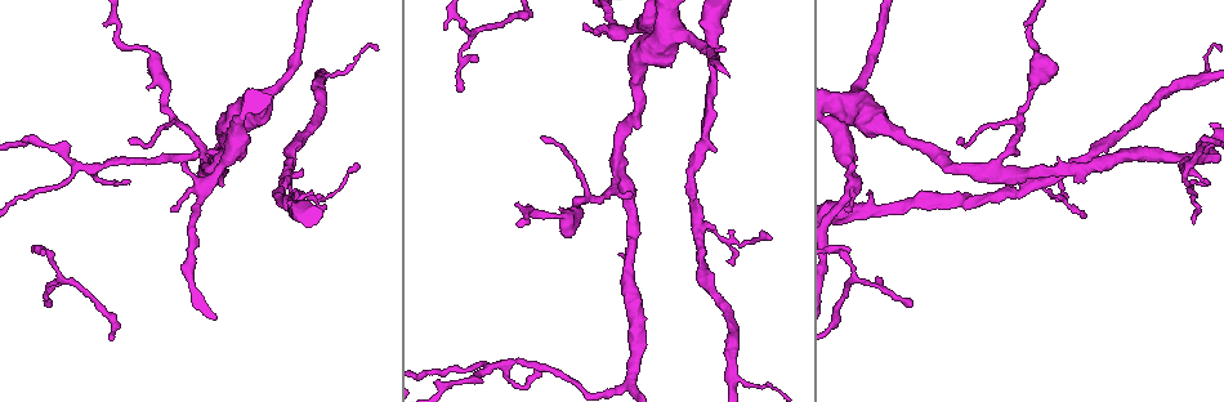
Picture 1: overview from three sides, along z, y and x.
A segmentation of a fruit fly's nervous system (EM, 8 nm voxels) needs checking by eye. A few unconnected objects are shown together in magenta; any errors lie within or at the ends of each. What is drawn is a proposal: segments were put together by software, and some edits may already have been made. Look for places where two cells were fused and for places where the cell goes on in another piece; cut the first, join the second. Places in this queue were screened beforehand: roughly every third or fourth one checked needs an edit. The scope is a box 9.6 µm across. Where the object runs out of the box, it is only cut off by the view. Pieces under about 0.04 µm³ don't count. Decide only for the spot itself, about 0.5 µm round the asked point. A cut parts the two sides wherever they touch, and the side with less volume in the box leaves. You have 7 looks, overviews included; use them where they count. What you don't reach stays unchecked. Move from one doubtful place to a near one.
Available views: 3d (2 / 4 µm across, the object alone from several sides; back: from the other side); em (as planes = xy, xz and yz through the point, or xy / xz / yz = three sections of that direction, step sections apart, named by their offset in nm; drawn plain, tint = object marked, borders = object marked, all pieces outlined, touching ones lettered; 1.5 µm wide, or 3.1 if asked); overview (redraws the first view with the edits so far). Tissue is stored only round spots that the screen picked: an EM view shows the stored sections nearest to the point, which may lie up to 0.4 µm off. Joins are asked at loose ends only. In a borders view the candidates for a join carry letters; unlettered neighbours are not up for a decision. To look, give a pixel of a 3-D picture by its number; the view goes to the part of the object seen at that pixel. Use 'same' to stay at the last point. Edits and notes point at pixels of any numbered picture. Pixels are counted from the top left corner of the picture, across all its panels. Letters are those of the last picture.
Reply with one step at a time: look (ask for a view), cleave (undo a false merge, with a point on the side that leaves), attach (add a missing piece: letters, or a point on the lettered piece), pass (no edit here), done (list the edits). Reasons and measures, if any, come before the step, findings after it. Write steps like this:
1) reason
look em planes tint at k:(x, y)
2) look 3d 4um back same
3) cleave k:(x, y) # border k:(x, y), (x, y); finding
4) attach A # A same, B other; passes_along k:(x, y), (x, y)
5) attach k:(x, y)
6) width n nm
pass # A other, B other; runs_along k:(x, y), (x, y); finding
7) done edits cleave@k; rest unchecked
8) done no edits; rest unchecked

tapers out
look 3d 4um at 1:(1085, 217)

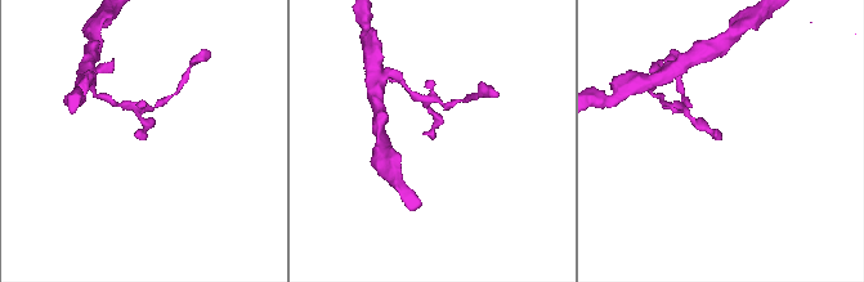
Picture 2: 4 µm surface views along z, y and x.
look em planes plain at 2:(426, 133)

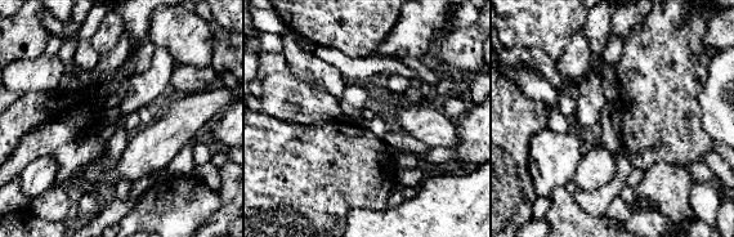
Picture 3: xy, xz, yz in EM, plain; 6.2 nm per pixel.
see the neighbours
look em planes borders same

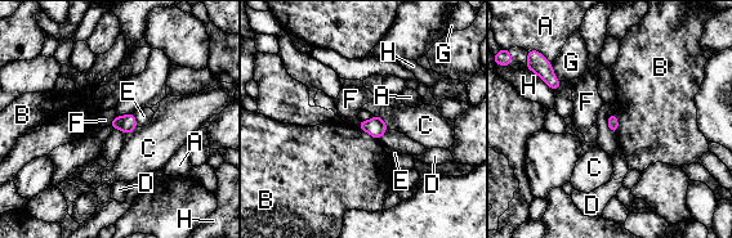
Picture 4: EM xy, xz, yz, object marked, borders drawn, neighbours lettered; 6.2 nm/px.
pass # A other, B other, C other, D other, E other, F other, G other, H other; border 4:(615, 111), (617, 121), (616, 134); none of them fits

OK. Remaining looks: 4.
an open end
look 3d 2um back at 1:(854, 162)

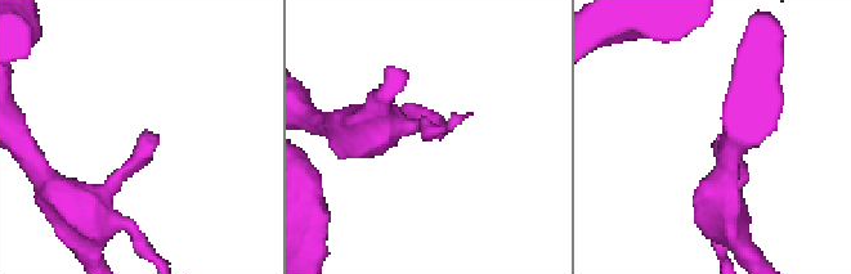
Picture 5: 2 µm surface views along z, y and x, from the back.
need the tissue
look em xz step 8 borders at 5:(439, 124)

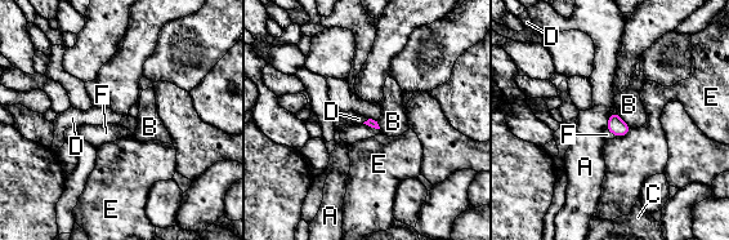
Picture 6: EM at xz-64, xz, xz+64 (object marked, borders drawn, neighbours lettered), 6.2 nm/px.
another direction
look em planes borders same

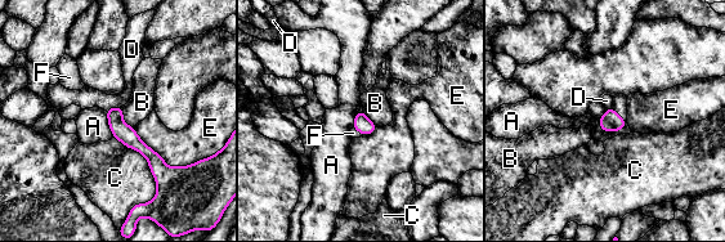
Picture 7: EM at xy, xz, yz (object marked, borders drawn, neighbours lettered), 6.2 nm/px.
attach F # A other, B other, C other, D other, E other, F same; passes_along 7:(609, 121), (617, 115), (620, 102); it goes on there

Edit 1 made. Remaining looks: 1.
done edits attach@7; rest unchecked

